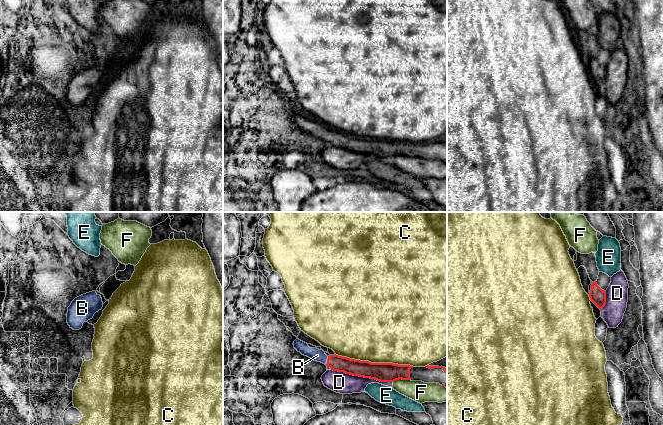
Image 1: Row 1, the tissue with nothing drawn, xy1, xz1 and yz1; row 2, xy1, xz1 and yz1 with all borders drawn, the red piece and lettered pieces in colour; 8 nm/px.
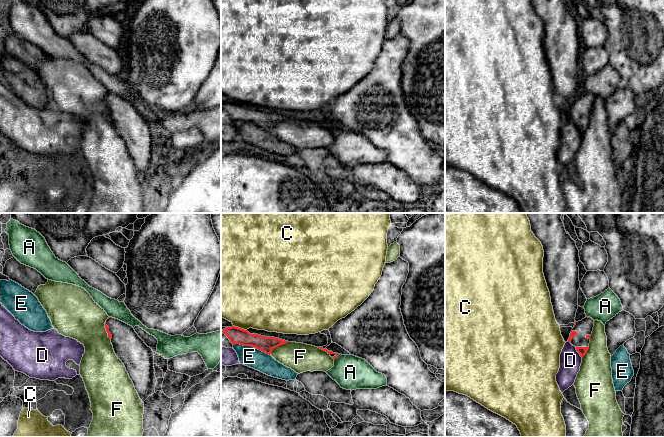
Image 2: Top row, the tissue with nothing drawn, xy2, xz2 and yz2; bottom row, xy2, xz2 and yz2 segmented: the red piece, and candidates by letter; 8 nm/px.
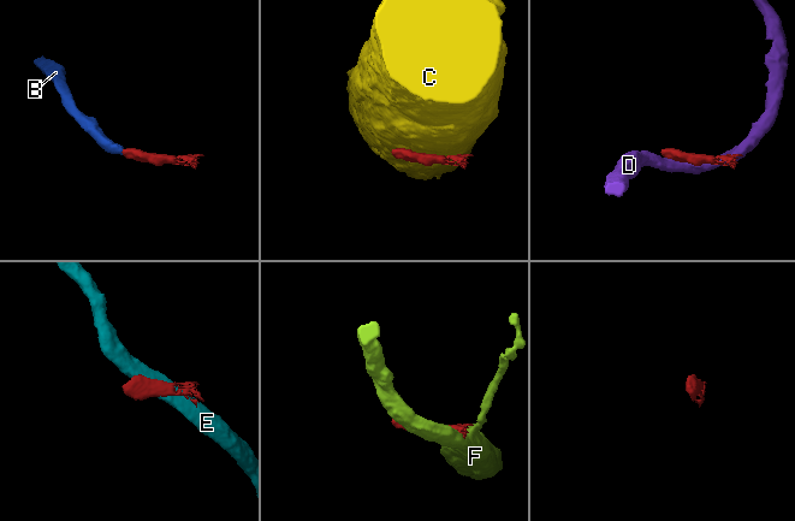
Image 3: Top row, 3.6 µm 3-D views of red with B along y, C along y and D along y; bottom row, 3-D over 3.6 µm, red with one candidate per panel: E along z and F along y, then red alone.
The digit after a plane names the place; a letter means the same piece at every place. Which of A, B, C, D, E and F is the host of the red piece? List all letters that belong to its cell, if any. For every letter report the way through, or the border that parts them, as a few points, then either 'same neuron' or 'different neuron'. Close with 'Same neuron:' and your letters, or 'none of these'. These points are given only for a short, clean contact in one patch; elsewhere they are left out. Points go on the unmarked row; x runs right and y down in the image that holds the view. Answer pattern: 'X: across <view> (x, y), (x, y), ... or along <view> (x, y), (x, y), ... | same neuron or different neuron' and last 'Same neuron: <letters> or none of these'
A: along yz2 (586, 91), (590, 93) | different neuron
B: across xz1 (353, 143), (327, 135), (317, 131) | same neuron
C: different neuron
D: different neuron
E: along xz2 (233, 120), (251, 121), (269, 131) | different neuron
F: different neuron
Same neuron: B

